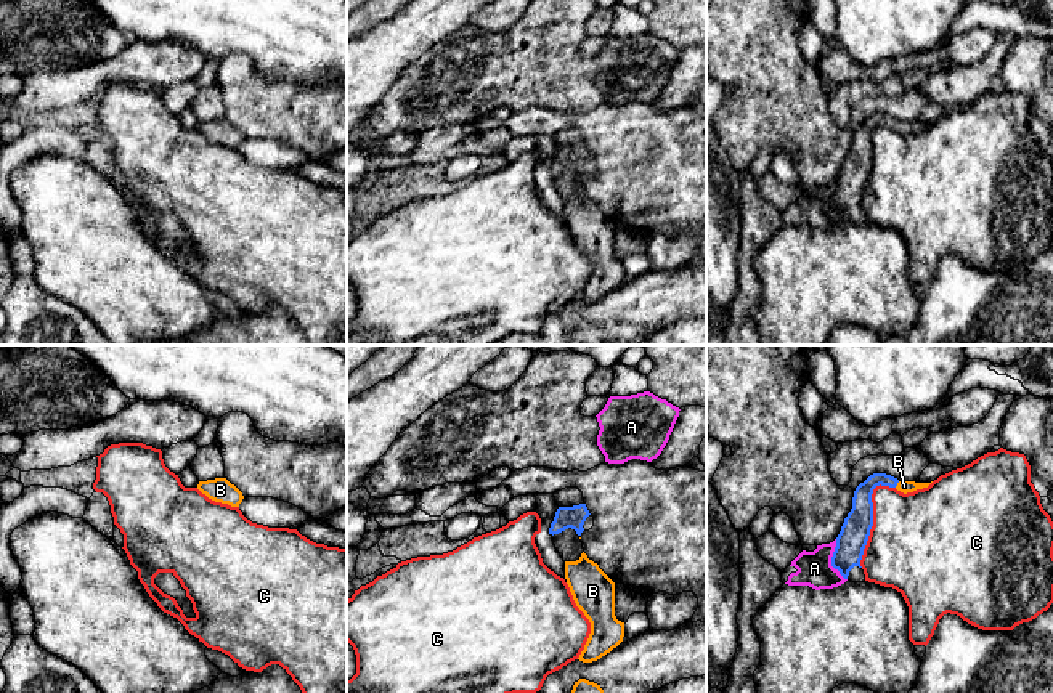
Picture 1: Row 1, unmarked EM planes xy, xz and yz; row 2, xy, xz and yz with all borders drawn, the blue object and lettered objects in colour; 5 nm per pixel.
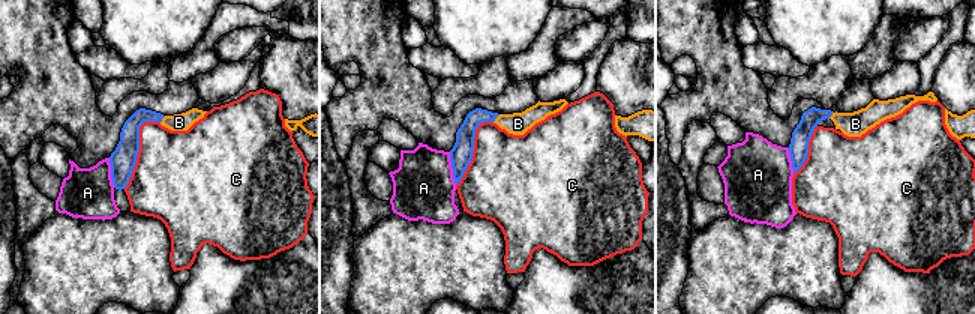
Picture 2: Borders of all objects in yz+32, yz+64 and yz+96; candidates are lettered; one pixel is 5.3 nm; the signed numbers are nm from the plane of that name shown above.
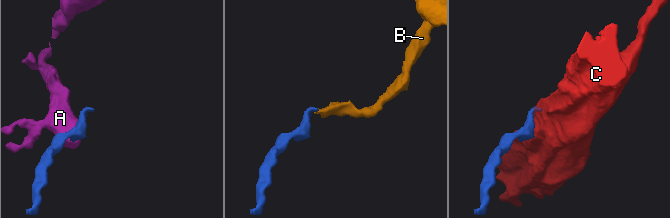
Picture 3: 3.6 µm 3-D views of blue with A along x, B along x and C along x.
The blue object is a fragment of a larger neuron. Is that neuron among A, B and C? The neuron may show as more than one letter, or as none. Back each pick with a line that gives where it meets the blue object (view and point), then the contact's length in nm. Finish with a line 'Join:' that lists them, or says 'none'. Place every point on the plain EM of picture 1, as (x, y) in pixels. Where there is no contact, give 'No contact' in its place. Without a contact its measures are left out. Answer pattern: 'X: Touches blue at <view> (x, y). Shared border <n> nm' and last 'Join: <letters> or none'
B: Touches blue at yz (896, 125). Shared border 40 nm
Join: B

